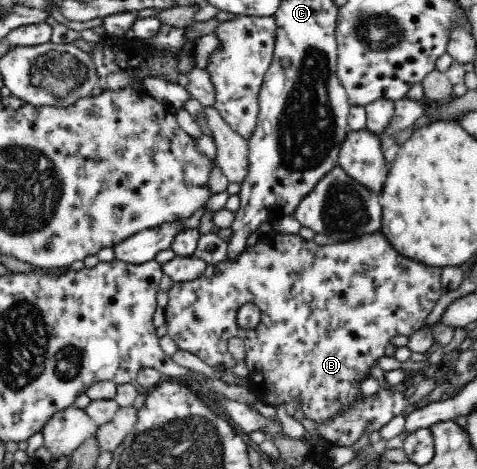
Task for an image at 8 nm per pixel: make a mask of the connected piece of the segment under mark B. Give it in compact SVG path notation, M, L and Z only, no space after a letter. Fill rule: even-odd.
M381 230L374 234L364 234L350 238L346 242L334 242L326 245L318 245L314 239L302 239L298 233L296 234L278 234L275 231L259 233L258 240L254 246L247 246L233 261L226 258L216 264L207 265L206 270L194 280L178 281L168 290L168 303L165 309L165 323L167 324L168 336L176 342L179 349L188 350L192 354L200 357L208 366L225 366L226 369L231 369L236 366L234 356L228 351L228 340L230 338L240 338L244 342L246 350L246 366L248 366L248 390L252 397L262 400L264 403L269 403L270 406L276 406L279 403L288 403L296 400L301 404L299 406L304 412L306 418L314 420L317 424L334 418L340 414L340 410L344 408L346 402L352 400L360 400L364 394L360 392L360 380L364 380L370 375L372 366L376 364L378 358L384 356L384 349L388 346L390 338L403 334L410 336L413 332L420 330L426 326L426 317L432 308L436 306L436 302L440 296L446 293L444 286L441 283L442 268L428 266L423 262L405 258L398 251L392 248L386 236ZM252 303L260 309L260 322L251 329L244 329L236 322L236 312L244 304Z

